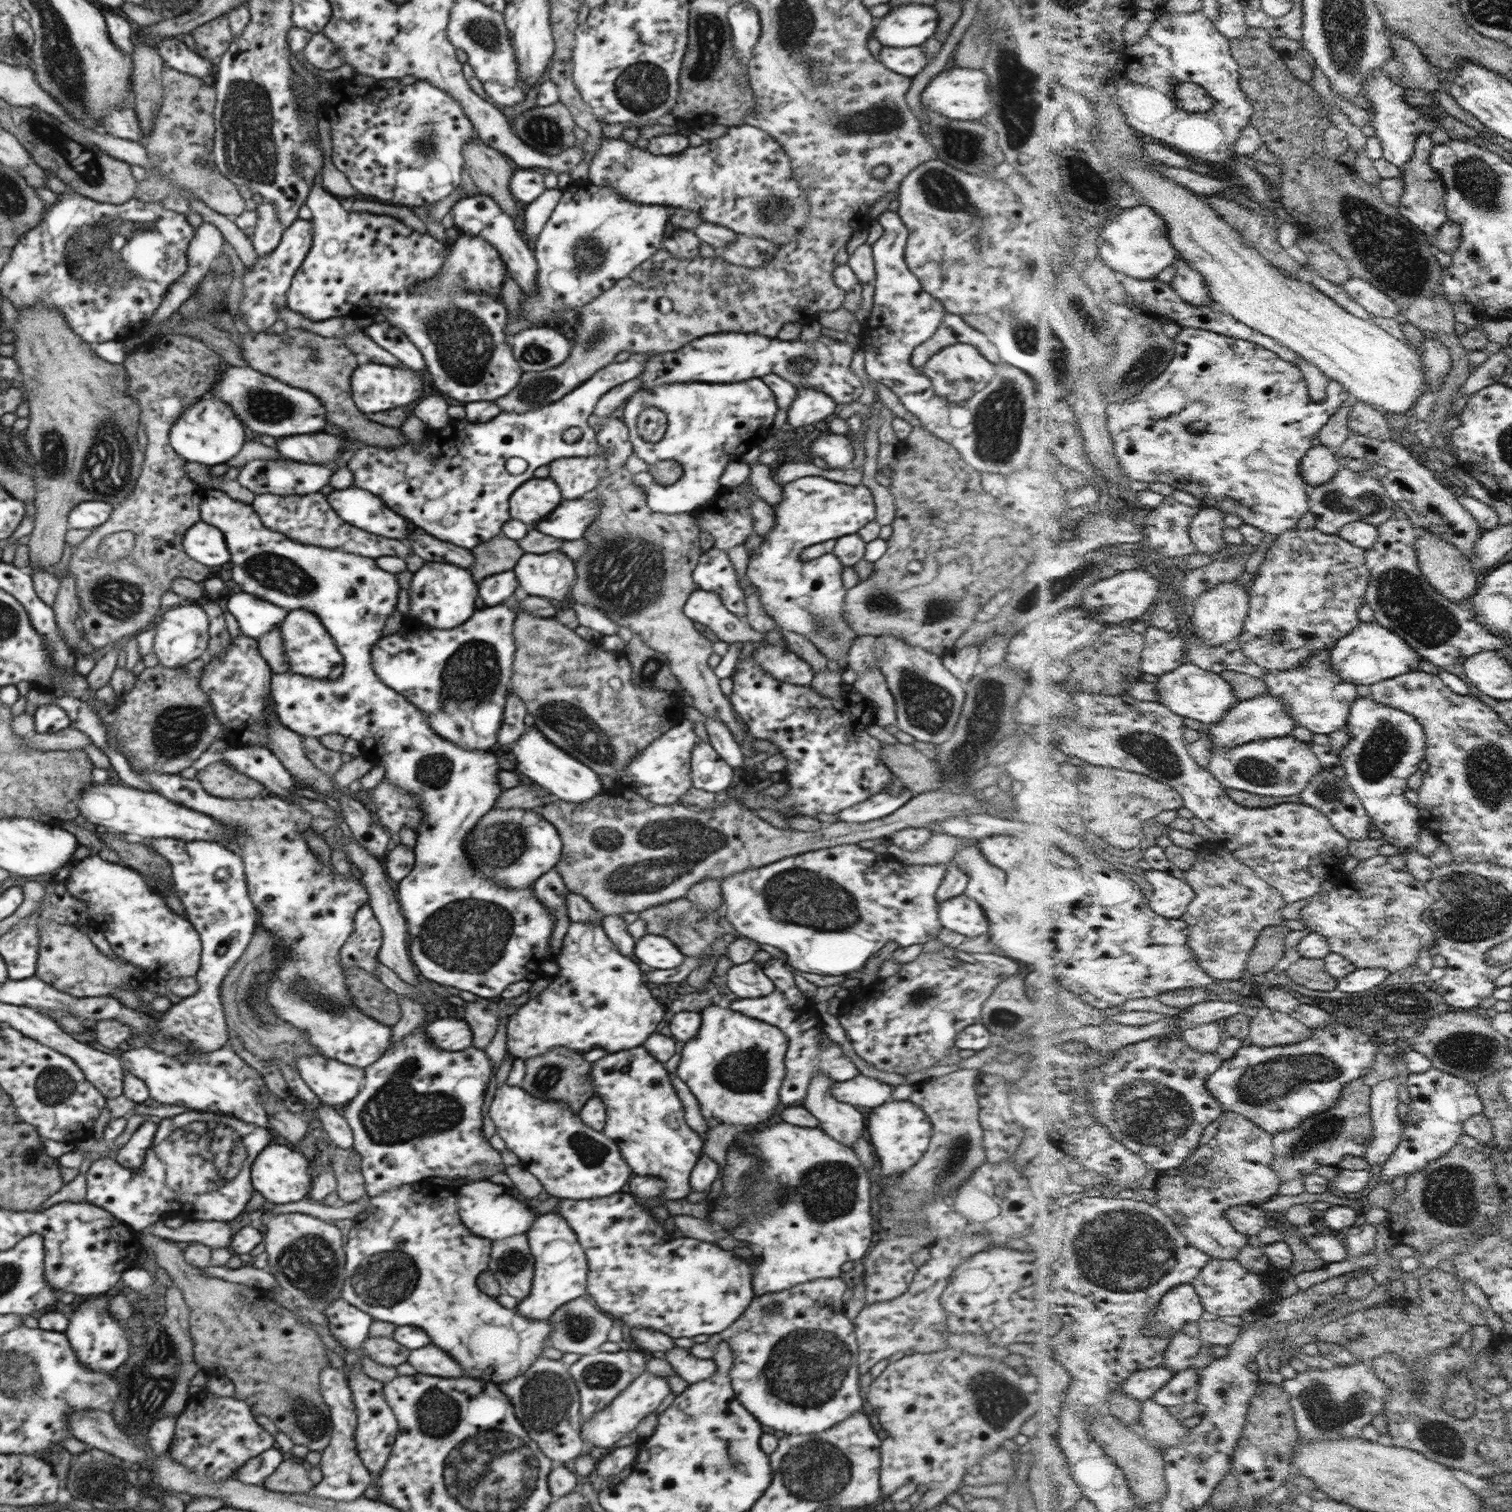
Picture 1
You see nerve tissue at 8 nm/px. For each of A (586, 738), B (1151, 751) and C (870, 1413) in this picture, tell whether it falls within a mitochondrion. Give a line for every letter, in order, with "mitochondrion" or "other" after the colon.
A: mitochondrion
B: mitochondrion
C: other

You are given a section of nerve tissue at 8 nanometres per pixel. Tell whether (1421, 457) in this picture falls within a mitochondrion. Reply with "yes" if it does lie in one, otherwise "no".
no

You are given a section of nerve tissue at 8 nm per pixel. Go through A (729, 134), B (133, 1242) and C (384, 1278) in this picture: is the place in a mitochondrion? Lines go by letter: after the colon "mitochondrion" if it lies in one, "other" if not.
A: other
B: other
C: mitochondrion

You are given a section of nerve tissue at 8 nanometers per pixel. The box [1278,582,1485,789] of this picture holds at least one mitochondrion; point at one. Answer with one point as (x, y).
(1384, 749)

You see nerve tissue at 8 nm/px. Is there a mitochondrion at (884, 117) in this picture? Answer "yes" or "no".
yes

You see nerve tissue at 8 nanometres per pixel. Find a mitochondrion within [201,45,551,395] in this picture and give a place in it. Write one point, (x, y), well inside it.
(249, 150)

